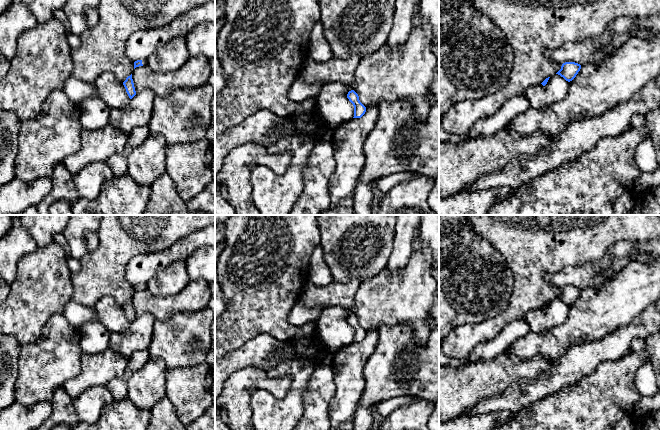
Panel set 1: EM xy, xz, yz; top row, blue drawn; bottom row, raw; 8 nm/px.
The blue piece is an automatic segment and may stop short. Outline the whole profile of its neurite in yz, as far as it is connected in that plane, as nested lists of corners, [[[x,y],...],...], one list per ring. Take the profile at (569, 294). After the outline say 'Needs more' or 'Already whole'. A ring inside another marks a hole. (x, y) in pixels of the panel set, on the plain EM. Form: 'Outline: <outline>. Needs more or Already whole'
Outline: [[[565,286],[561,293],[556,297],[563,301],[566,305],[572,305],[581,293],[581,289],[575,286]]]. Already whole

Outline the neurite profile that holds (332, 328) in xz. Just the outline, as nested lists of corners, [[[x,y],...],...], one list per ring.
[[[329,307],[315,322],[316,334],[328,352],[332,353],[354,341],[354,330],[347,322],[350,314],[342,307]]]

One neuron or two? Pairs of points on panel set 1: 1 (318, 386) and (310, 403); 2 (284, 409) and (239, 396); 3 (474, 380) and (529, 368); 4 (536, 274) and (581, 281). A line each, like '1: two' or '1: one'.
1: one
2: two
3: one
4: two

